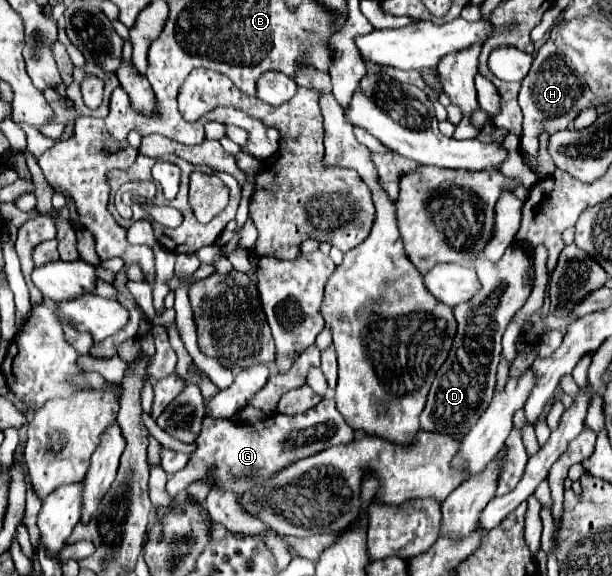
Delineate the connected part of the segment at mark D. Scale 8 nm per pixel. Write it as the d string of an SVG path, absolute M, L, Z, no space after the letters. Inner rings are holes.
M518 242L508 246L496 264L480 256L474 260L474 268L482 290L470 302L458 304L454 308L454 316L458 320L456 340L448 360L442 364L432 382L426 408L420 414L420 426L430 432L452 432L464 436L484 414L492 402L492 392L496 386L496 366L502 352L502 334L512 316L526 304L534 286L532 254L526 254Z

